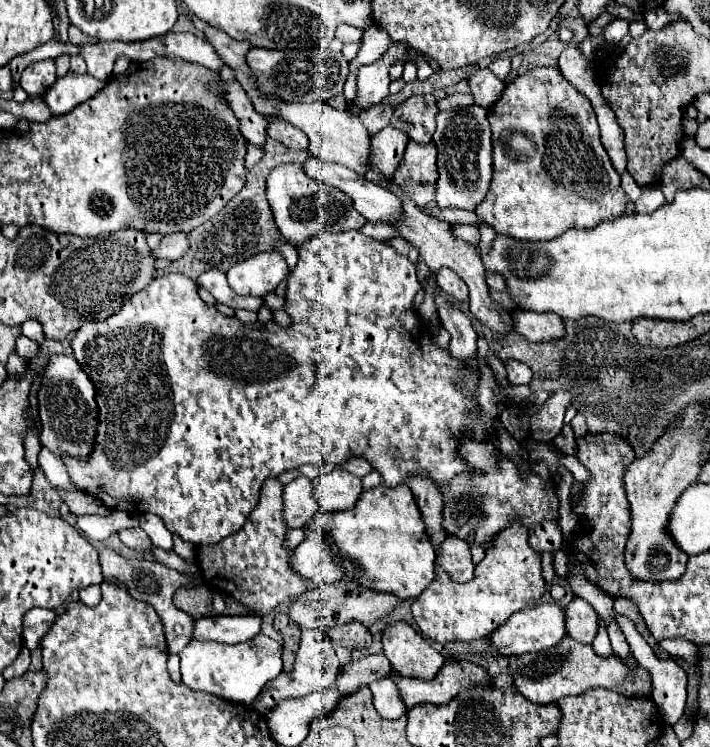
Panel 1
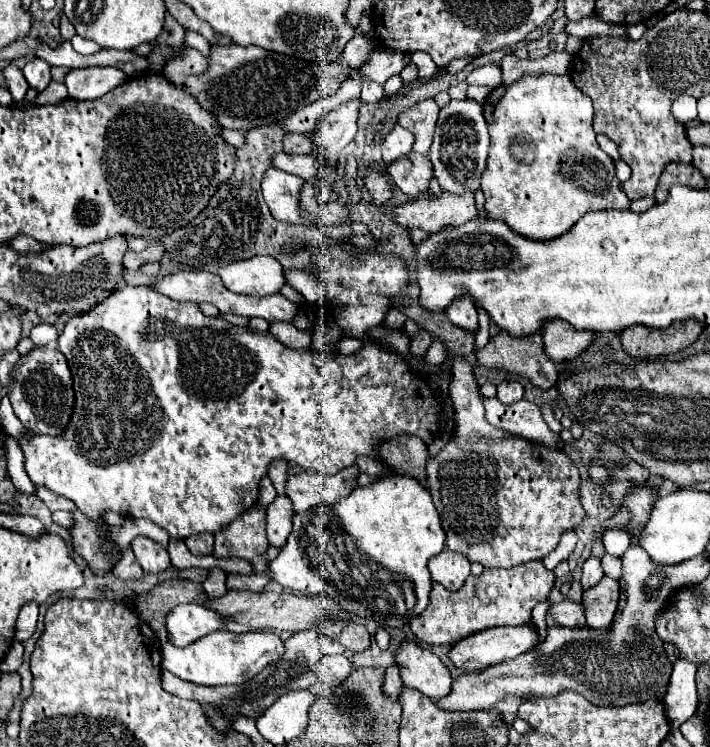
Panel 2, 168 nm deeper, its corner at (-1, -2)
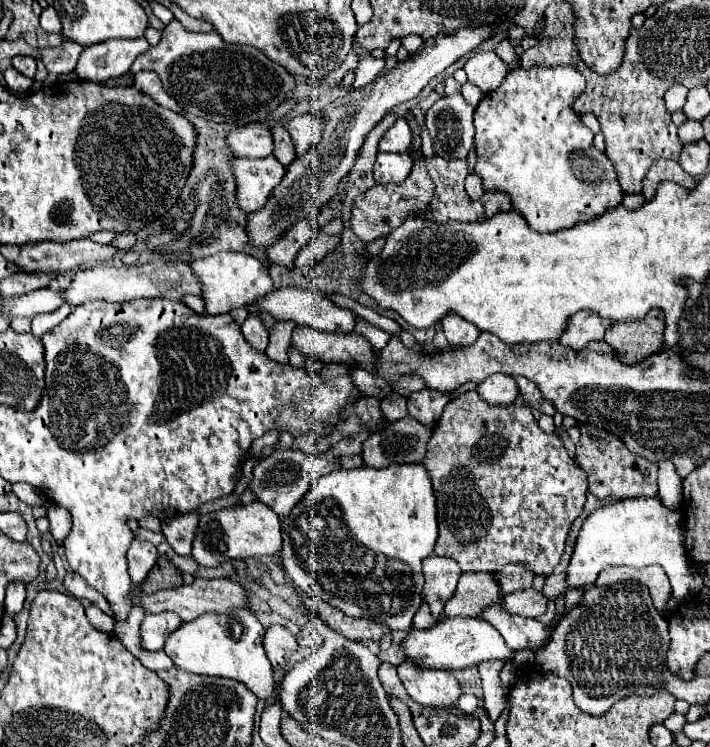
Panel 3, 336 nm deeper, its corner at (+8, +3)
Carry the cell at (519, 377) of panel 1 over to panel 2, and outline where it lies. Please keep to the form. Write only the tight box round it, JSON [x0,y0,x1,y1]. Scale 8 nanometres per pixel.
[496,381,524,405]

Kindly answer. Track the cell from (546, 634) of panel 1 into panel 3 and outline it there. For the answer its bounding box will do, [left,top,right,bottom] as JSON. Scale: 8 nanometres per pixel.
[405,618,514,670]

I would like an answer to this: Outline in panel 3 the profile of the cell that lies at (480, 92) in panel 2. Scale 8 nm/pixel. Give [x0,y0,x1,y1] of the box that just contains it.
[465,52,507,94]

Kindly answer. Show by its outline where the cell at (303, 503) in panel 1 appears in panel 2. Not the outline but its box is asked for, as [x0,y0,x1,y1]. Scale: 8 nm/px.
[266,495,292,549]

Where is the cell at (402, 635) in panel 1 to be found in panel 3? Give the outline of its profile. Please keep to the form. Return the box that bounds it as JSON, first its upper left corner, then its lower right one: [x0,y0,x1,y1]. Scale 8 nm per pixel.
[397,658,461,708]

